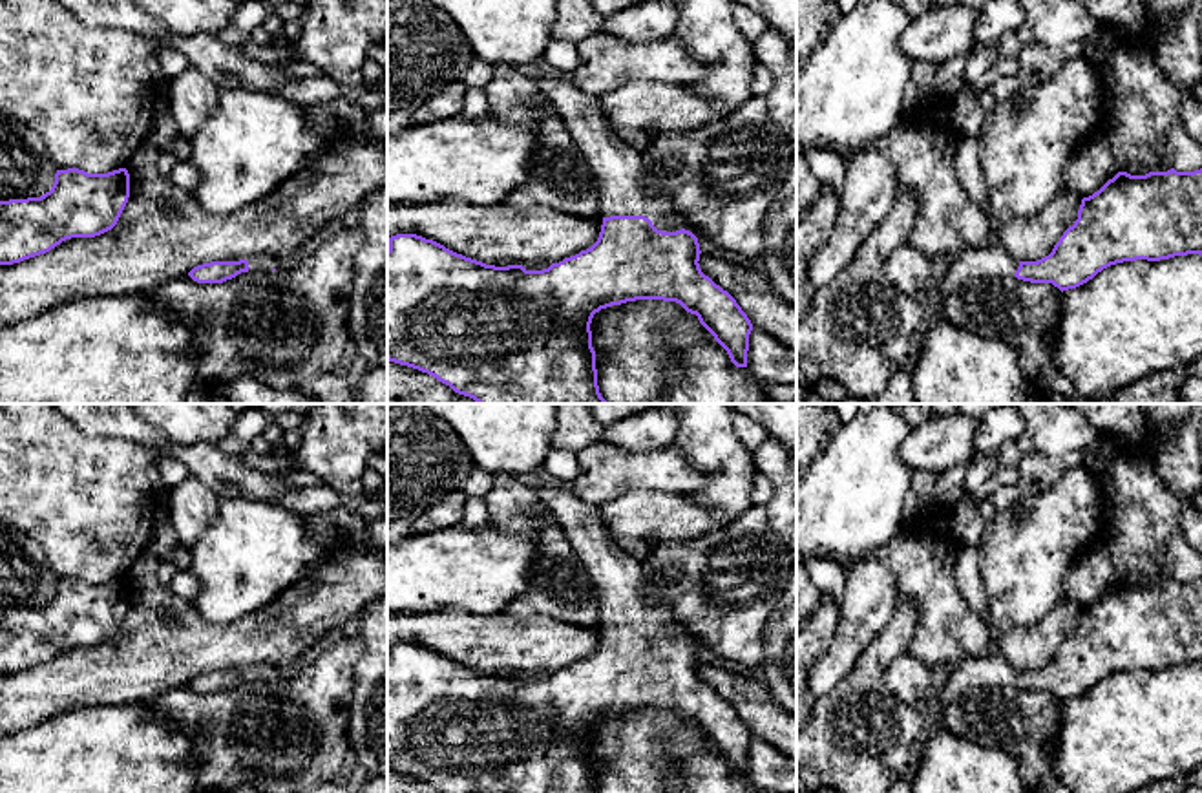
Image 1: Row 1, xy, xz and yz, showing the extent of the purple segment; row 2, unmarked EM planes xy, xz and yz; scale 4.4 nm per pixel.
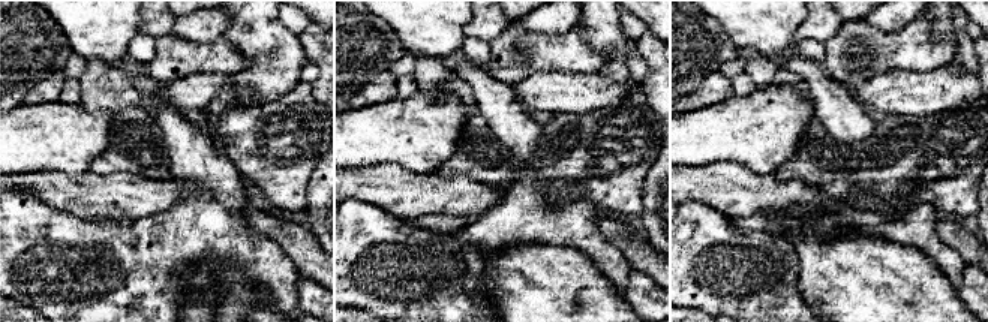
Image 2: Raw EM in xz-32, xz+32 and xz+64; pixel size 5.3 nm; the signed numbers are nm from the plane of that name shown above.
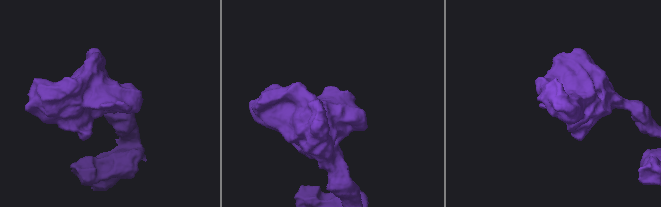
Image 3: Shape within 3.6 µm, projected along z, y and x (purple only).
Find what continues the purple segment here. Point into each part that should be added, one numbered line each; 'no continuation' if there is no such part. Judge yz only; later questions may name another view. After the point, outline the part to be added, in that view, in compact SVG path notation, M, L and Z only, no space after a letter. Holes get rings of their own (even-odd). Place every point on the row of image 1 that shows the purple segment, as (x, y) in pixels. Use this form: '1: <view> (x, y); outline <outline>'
1: yz (987, 260); outline M992 238L985 245L966 248L950 258L948 270L941 280L939 296L948 298L966 281L992 276L1014 276L1019 261L1014 259L1001 243Z

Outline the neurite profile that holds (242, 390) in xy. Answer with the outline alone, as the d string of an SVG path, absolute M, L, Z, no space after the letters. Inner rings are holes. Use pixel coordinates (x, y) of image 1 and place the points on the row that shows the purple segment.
M237 376L228 384L206 384L206 404L322 404L300 389L272 389L259 380Z

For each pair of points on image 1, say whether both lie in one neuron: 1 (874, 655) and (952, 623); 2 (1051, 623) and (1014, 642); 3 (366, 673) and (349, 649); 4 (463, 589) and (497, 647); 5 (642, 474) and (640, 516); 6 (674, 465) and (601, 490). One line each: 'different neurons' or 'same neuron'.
1: different neurons
2: same neuron
3: different neurons
4: different neurons
5: different neurons
6: same neuron

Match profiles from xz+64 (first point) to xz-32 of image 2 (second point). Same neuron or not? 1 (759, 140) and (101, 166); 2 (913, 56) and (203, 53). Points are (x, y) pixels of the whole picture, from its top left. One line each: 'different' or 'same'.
1: different
2: same

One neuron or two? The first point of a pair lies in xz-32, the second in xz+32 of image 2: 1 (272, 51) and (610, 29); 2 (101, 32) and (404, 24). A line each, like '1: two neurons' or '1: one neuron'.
1: one neuron
2: one neuron

